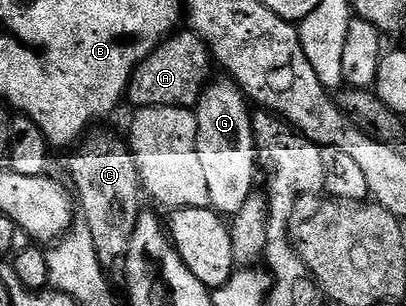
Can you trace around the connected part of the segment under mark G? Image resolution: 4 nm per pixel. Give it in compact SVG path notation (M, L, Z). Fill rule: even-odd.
M224 80L206 85L195 106L197 150L210 206L216 213L232 215L255 191L253 176L259 173L259 150L253 138L250 102L232 80Z

